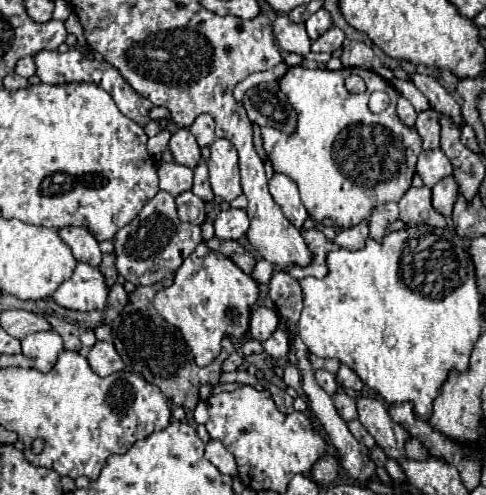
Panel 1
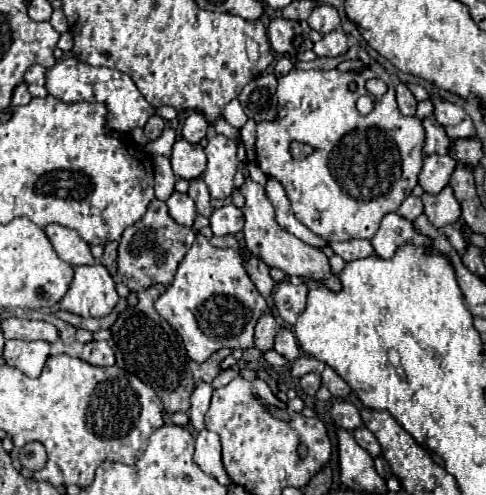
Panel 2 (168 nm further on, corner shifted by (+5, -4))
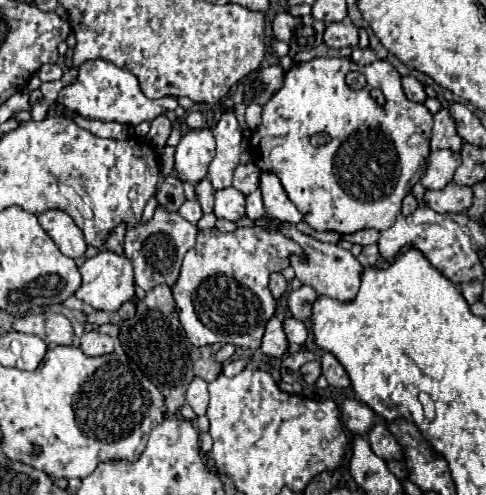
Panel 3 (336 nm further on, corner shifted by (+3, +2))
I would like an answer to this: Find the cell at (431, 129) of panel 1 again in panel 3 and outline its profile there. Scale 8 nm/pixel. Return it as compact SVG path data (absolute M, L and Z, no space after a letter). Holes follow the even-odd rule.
M442 108L434 114L434 126L432 126L432 140L430 148L440 150L440 148L450 148L450 150L460 150L462 148L462 138L456 132L456 124L450 118L448 110Z

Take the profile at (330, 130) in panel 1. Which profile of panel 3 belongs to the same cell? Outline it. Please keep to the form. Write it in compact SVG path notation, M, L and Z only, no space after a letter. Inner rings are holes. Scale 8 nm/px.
M316 58L316 60L310 60L310 62L304 62L304 64L294 64L288 72L286 72L286 80L284 80L284 86L272 96L272 100L266 102L264 110L262 110L262 122L260 126L256 128L256 132L250 136L250 156L252 156L252 162L262 170L262 172L274 172L288 198L294 202L294 206L298 208L298 212L304 216L304 222L314 228L314 230L332 230L332 232L338 232L340 236L344 234L354 234L358 230L368 230L368 228L376 228L376 230L386 230L394 224L396 220L396 214L400 212L400 204L404 200L404 196L412 190L412 186L422 178L422 174L426 172L426 164L428 164L428 154L430 154L430 132L432 132L432 114L428 112L428 108L424 104L416 104L412 100L408 100L402 92L402 86L400 86L400 74L394 70L394 66L390 62L384 62L384 60L376 60L368 66L356 66L350 58ZM350 70L358 70L366 76L366 86L362 90L352 90L348 88L346 84L346 74ZM372 88L380 88L384 98L386 98L386 104L380 106L372 96L370 96L370 90ZM314 134L328 134L330 136L330 142L328 144L322 144L322 146L312 146L310 144L310 138Z

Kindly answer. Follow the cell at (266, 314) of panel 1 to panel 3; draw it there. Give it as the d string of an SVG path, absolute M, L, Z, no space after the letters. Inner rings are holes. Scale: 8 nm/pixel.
M272 316L266 324L266 332L262 338L262 352L268 356L280 358L286 354L286 348L288 348L288 340L286 340L286 334L282 330L282 322L276 316Z

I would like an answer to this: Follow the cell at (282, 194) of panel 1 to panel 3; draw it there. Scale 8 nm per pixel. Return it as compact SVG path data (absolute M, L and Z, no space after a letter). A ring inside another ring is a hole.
M262 172L260 190L262 190L262 200L264 200L264 208L266 208L268 216L272 216L280 222L290 222L290 224L304 222L304 216L290 202L290 198L286 196L286 190L276 174Z

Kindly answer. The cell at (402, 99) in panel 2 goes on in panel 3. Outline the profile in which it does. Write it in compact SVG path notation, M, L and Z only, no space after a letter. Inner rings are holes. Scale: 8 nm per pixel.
M404 76L404 78L402 78L402 88L404 88L404 94L406 94L408 100L420 102L420 104L426 100L424 86L422 86L414 76Z

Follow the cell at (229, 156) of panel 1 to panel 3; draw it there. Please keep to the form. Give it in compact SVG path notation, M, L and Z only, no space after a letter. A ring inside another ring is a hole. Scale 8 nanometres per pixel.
M230 110L224 112L212 134L216 140L216 156L210 162L208 180L212 182L214 190L222 190L232 186L232 176L242 152L242 132L236 116Z

